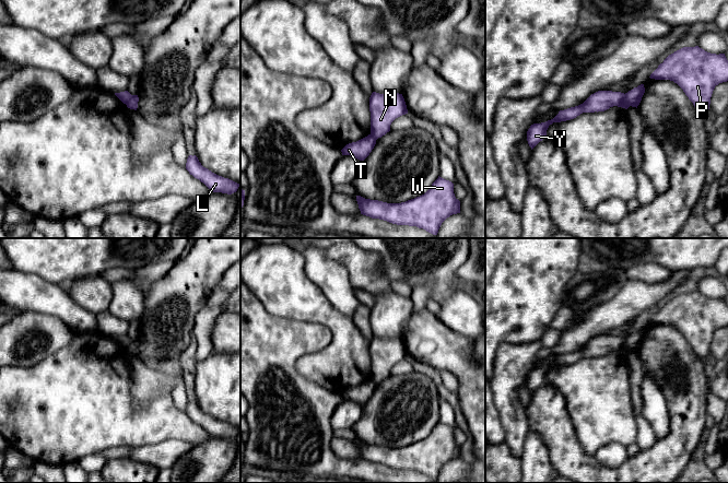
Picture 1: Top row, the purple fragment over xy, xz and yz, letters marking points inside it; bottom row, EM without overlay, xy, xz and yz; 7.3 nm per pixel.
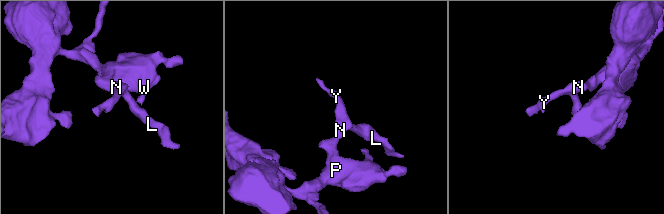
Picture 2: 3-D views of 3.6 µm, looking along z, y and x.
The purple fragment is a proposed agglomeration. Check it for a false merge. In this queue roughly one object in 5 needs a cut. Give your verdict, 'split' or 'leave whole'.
split

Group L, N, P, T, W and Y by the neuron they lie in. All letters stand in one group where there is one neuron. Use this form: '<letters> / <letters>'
L N Y / P T W

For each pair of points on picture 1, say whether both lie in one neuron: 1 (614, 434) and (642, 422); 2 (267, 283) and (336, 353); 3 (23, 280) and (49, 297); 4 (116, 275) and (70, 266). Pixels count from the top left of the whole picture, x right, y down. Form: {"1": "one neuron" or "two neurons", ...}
{"1": "two neurons", "2": "one neuron", "3": "one neuron", "4": "two neurons"}

